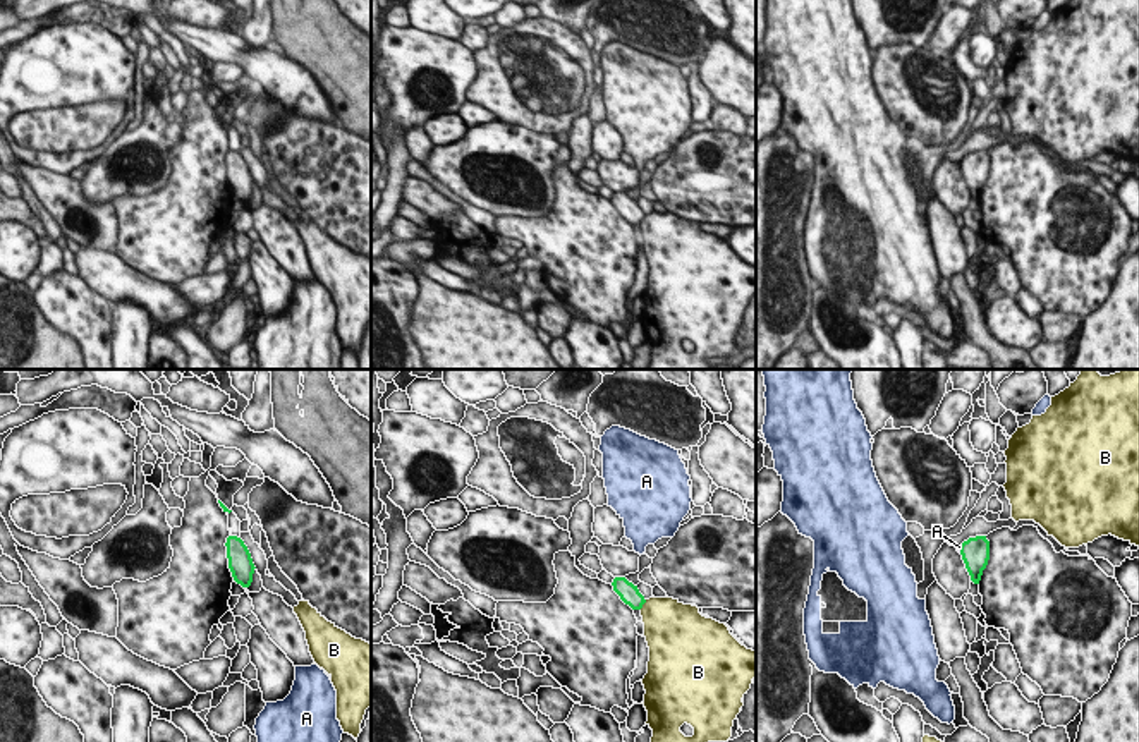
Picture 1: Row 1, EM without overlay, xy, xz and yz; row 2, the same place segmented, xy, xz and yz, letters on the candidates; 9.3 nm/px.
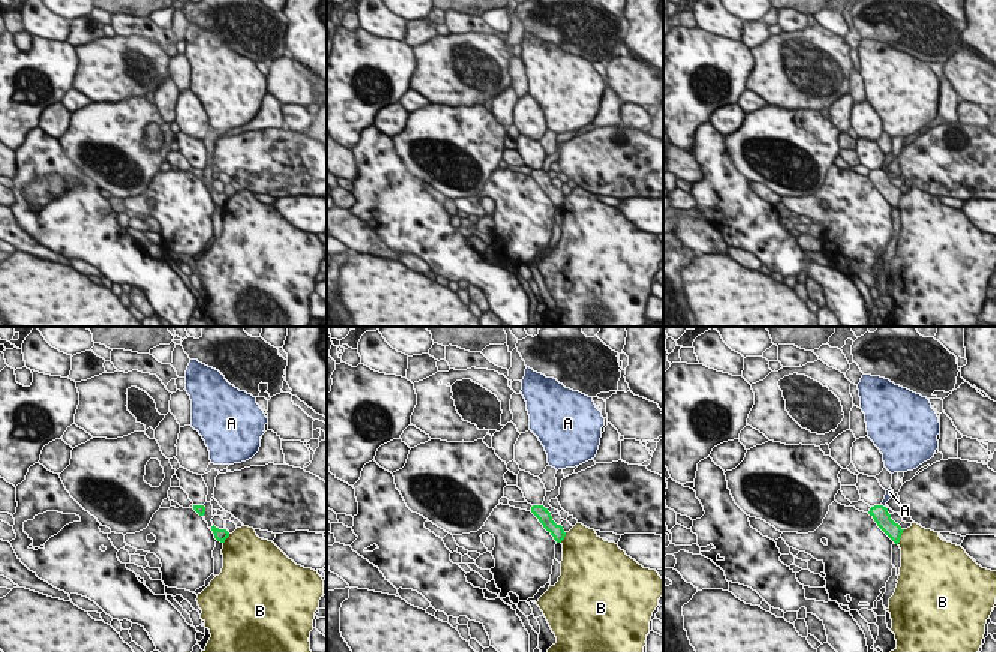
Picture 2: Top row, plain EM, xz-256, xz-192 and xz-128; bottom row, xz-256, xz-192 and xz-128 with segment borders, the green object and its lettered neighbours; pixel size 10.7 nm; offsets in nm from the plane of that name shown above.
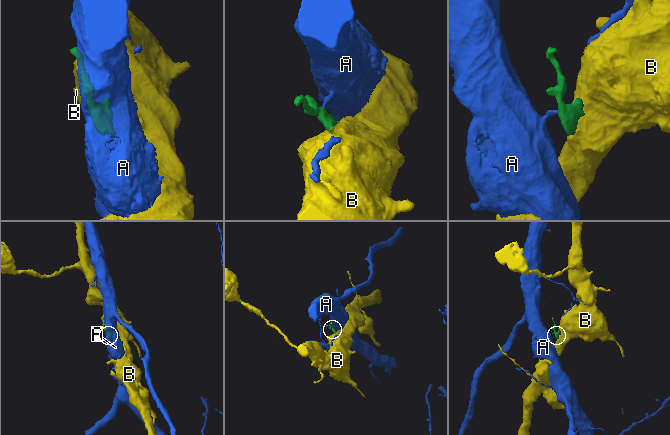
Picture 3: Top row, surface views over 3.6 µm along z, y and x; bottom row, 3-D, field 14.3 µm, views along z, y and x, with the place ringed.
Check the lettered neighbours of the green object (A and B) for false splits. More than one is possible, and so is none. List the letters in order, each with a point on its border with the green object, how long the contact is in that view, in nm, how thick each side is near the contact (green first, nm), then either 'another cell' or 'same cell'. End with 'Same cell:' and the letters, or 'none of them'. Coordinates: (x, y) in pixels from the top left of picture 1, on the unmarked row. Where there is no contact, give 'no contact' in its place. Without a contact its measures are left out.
A: yz (961, 165) | 70 nm | 260/30 nm | another cell
B: xz (643, 218) | 120 nm | 190/400 nm | another cell
Same cell: none of them

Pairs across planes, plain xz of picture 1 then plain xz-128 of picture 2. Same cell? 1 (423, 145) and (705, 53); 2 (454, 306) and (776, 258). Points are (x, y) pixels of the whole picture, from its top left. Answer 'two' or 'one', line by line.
1: two
2: two

